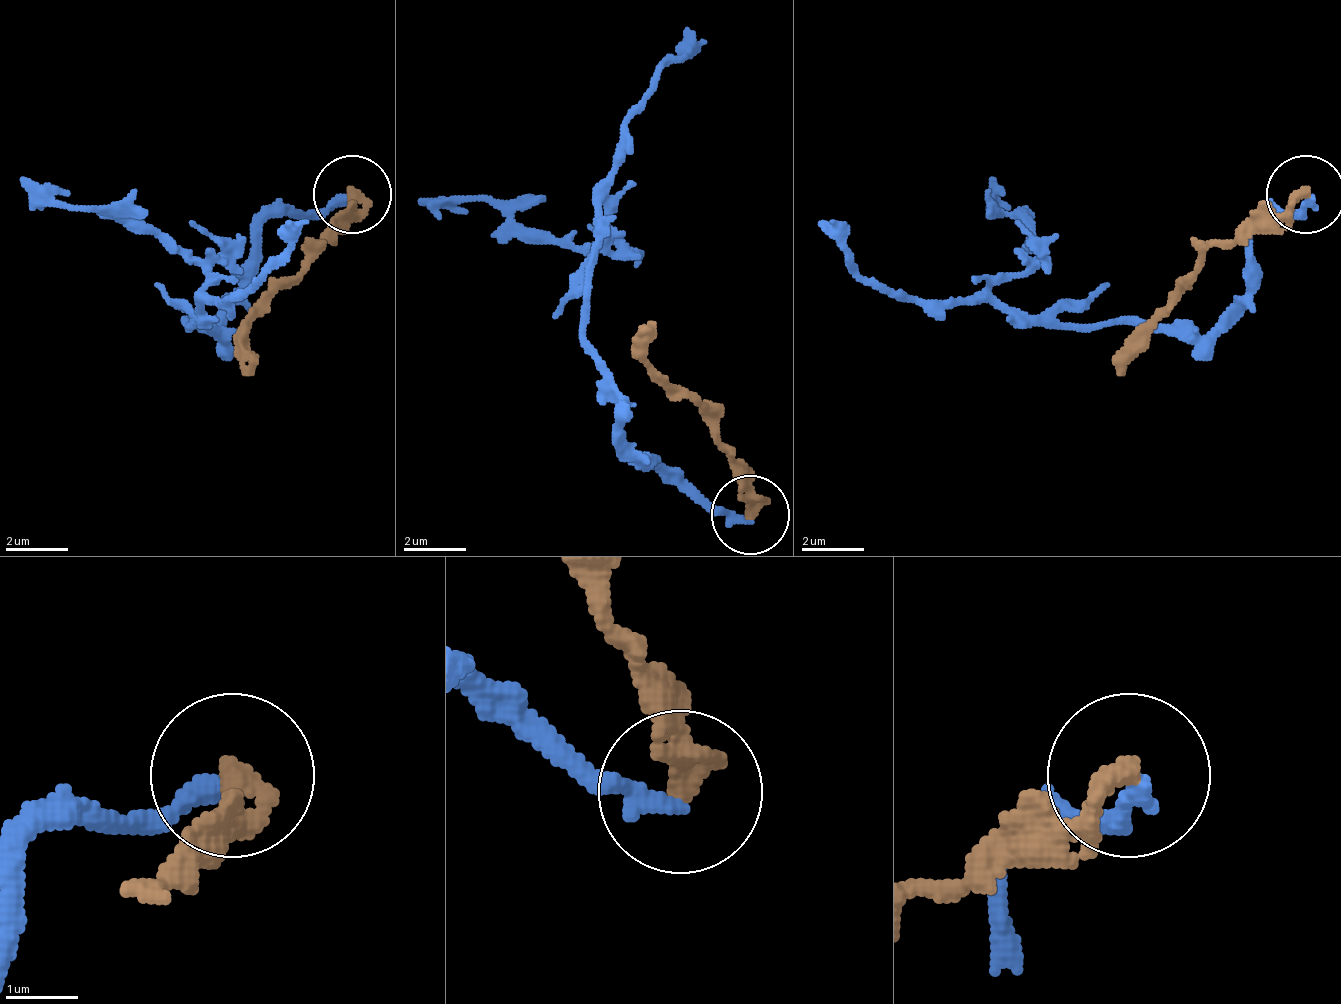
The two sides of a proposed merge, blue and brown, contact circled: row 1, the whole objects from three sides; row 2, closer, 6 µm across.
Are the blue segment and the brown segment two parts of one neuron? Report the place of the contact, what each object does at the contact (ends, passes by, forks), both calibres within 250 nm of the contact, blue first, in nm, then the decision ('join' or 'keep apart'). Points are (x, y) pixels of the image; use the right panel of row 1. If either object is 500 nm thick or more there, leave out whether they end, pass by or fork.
at (1306, 194); blue ends there; brown ends there; 280 nm thick on the blue side, 360 nm on the other; keep apart

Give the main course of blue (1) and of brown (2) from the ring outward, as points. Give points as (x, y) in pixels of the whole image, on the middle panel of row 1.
1: (748, 517), (693, 501), (614, 414), (583, 336), (598, 202), (591, 241), (488, 202), (417, 202)
2: (748, 517), (748, 469), (646, 359), (638, 328)

